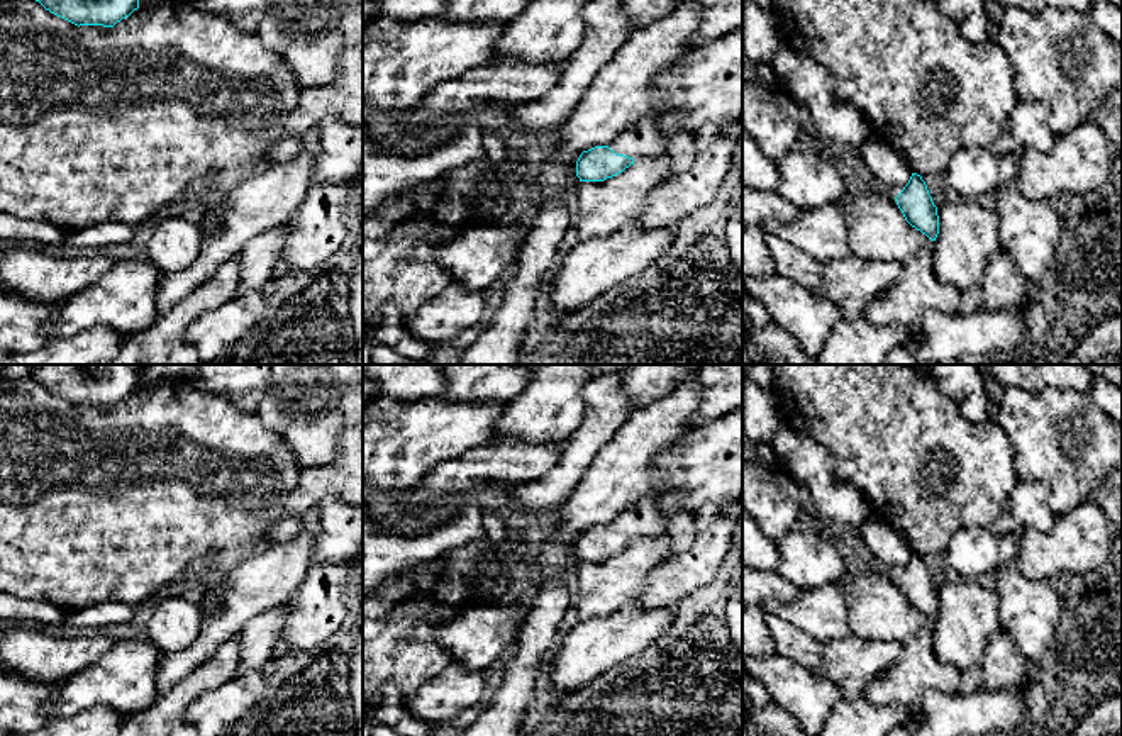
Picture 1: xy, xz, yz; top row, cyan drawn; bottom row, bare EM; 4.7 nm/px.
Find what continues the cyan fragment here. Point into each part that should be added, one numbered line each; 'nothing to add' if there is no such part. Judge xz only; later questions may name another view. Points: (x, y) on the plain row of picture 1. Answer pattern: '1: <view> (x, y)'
1: xz (707, 467)

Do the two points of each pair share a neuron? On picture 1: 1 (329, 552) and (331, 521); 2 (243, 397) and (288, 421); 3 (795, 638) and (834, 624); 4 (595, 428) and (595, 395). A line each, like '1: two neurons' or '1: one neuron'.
1: one neuron
2: two neurons
3: two neurons
4: one neuron

